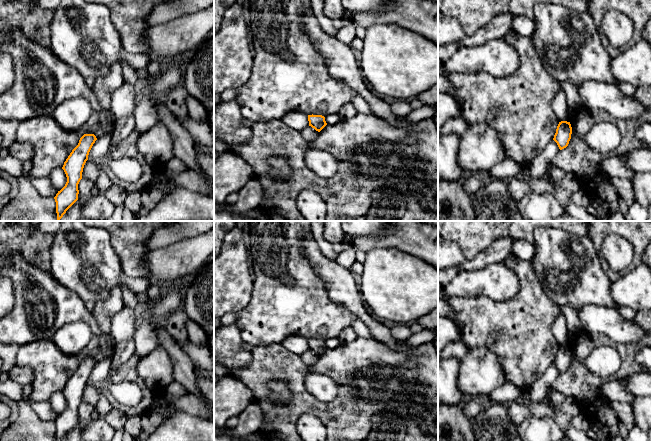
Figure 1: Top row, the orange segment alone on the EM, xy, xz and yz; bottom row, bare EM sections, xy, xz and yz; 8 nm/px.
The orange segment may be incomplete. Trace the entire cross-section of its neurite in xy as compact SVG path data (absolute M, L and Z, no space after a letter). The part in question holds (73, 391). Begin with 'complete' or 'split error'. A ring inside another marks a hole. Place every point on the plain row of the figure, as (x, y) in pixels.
complete; M84 358L64 386L62 393L66 398L67 406L54 421L57 441L63 441L66 435L78 424L78 408L82 403L83 392L88 384L89 376L96 364L94 358Z

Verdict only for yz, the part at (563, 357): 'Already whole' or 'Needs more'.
Already whole

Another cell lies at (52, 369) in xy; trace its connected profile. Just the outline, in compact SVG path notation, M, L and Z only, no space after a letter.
M121 286L113 288L106 300L100 300L95 303L92 315L101 333L98 336L93 334L85 349L77 355L64 354L52 340L32 341L20 346L16 356L16 365L30 367L34 374L33 382L30 384L32 392L28 396L29 401L48 402L54 393L62 392L64 386L84 358L94 358L96 362L99 362L102 359L113 357L117 342L111 333L112 319L124 306Z

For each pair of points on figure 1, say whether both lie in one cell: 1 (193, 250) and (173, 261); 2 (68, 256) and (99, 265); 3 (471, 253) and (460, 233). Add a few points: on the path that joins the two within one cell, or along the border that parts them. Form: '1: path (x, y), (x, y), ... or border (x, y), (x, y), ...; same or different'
1: path (188, 255), (178, 259); same
2: path (76, 256), (79, 256), (88, 265), (91, 265); same
3: path (471, 248), (471, 244), (465, 238); same

